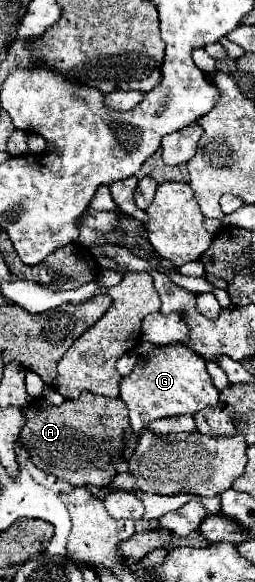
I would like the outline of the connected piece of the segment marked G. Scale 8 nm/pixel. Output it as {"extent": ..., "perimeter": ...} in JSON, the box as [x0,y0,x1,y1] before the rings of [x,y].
{"extent":[119,343,219,433],"perimeter":[[[171,343],[151,349],[147,357],[139,356],[129,377],[121,379],[119,397],[125,401],[129,409],[131,427],[135,433],[145,429],[153,419],[197,413],[209,405],[217,403],[219,391],[215,389],[203,357],[191,351],[183,343]]]}

